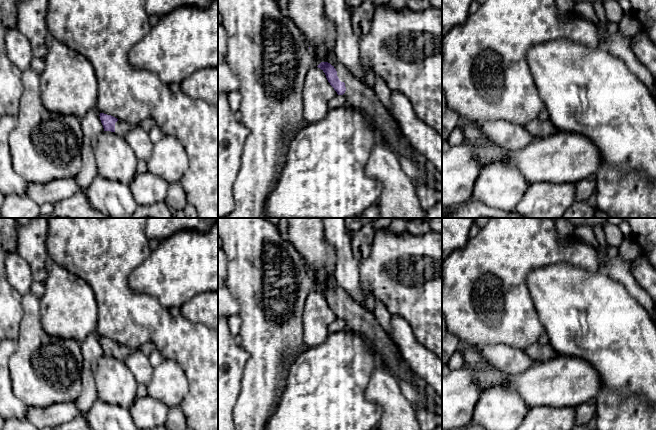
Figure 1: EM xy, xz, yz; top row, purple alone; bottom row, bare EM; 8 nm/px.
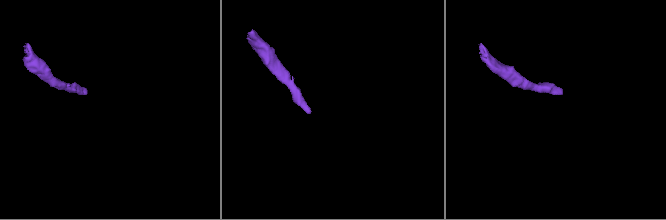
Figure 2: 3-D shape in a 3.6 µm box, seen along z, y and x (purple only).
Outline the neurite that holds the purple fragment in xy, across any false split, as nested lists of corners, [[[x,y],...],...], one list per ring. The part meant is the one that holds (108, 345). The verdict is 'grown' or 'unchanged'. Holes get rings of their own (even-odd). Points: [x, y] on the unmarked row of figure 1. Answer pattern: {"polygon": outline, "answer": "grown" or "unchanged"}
{"polygon": [[[100,337],[100,344],[103,349],[104,355],[111,355],[117,359],[125,359],[128,355],[134,352],[135,349],[120,345],[117,342]]], "answer": "grown"}

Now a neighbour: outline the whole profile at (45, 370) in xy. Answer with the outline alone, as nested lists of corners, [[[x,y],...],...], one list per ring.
[[[32,293],[22,296],[24,310],[16,339],[16,350],[9,359],[12,389],[28,407],[46,408],[57,403],[73,402],[82,392],[82,353],[80,343],[50,336],[40,322],[40,299]]]

